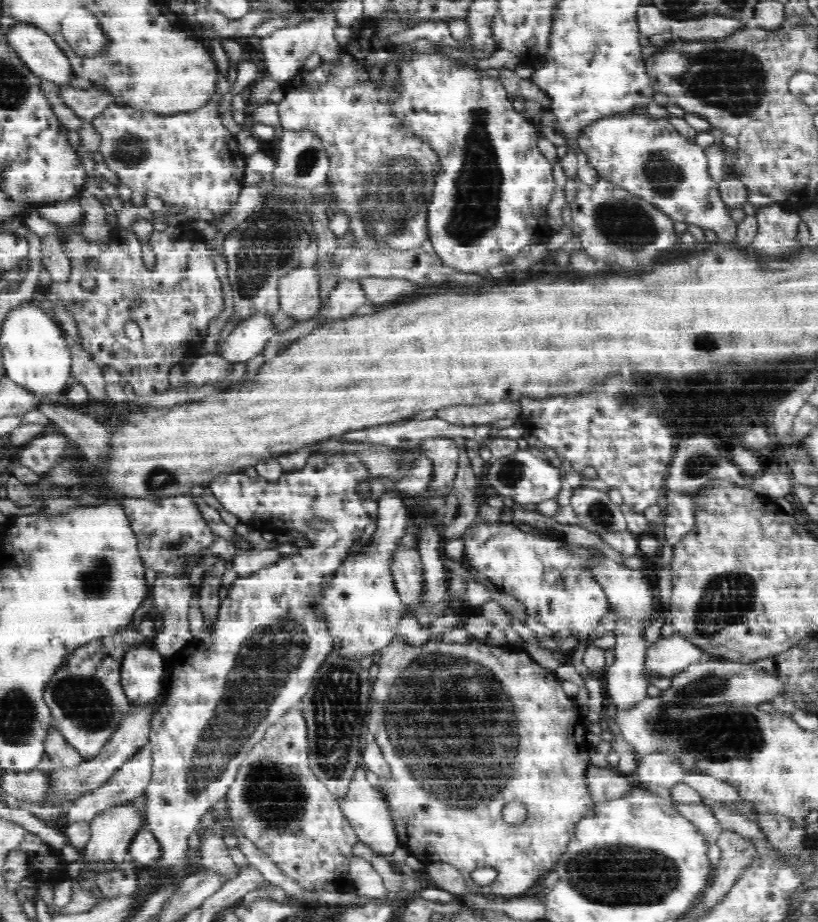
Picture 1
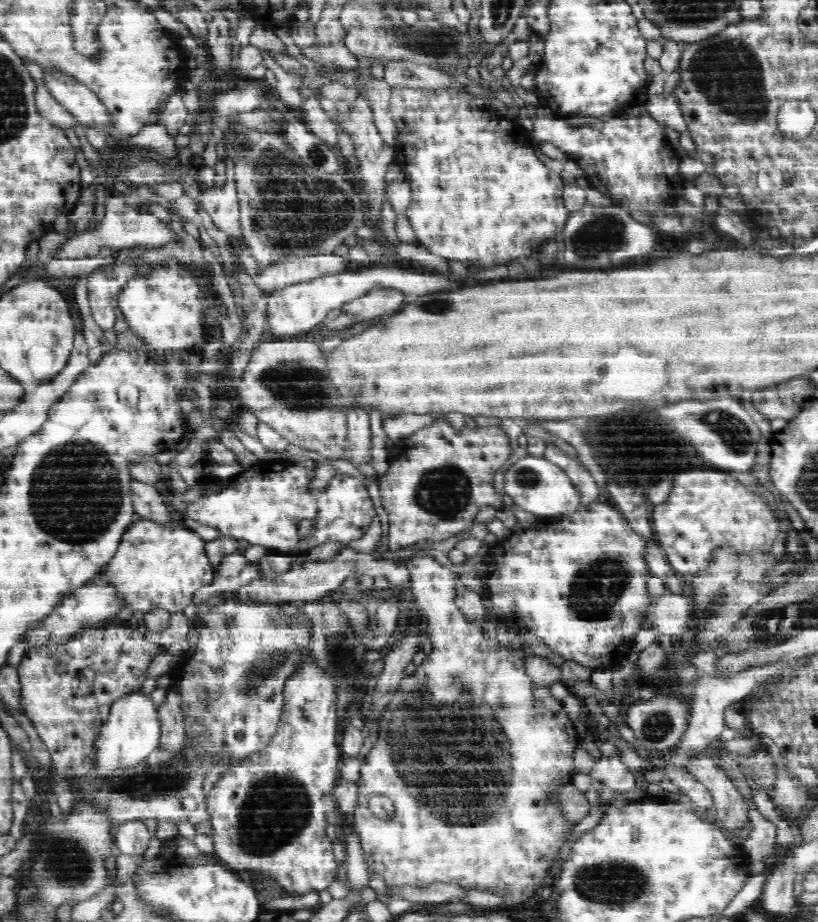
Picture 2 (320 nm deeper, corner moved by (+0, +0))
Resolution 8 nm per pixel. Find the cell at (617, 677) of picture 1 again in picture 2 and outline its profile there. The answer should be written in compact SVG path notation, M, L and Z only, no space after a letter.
M602 758L589 774L592 780L602 783L610 790L616 790L616 795L634 794L632 790L636 788L634 772L628 770L620 758Z

